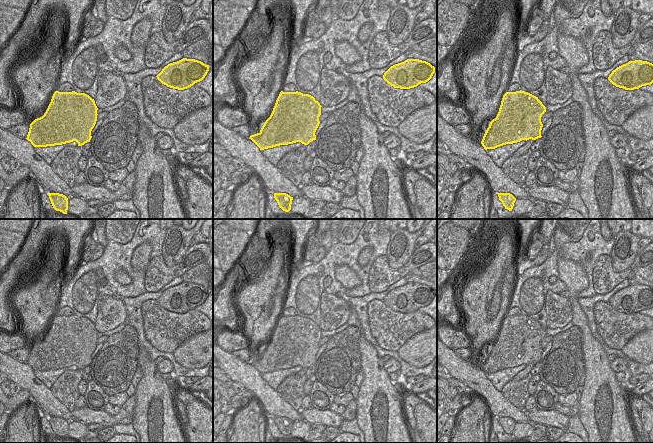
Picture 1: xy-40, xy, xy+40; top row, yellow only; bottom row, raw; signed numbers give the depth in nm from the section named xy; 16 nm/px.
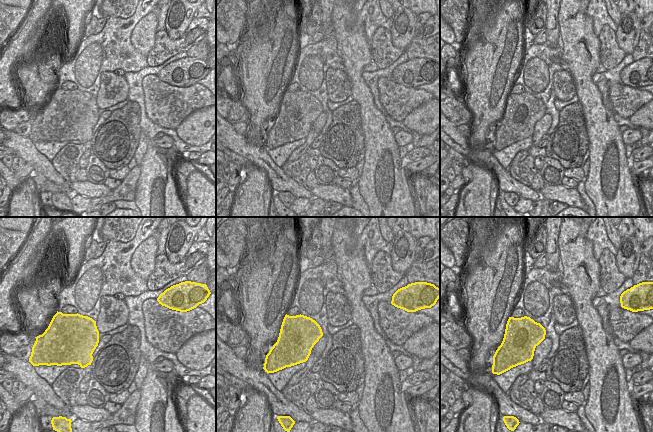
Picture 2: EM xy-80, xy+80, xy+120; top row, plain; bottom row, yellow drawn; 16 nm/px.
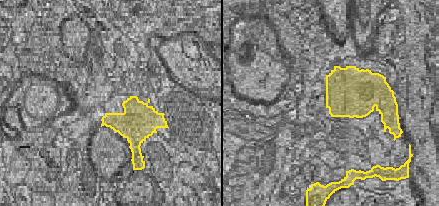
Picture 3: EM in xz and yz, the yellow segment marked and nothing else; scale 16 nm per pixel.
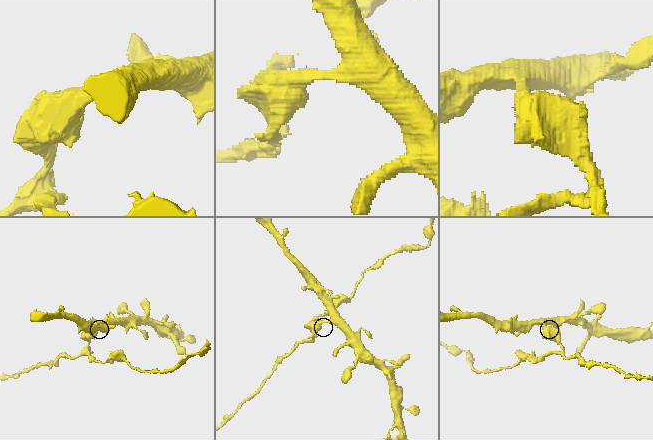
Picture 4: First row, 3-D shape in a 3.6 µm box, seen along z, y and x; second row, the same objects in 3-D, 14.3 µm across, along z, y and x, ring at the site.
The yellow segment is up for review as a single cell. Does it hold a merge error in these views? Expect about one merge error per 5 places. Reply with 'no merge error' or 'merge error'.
merge error

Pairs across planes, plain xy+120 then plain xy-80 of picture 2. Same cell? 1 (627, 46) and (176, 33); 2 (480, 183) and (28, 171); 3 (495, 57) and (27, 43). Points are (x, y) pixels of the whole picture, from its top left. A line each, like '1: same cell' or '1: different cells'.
1: same cell
2: different cells
3: different cells

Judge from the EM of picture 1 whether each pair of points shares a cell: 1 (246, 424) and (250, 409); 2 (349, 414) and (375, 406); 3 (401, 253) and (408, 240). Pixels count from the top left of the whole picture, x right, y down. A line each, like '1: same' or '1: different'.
1: same
2: different
3: same

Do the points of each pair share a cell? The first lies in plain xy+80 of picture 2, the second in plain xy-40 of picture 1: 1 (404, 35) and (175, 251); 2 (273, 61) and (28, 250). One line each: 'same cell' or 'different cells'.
1: same cell
2: different cells

